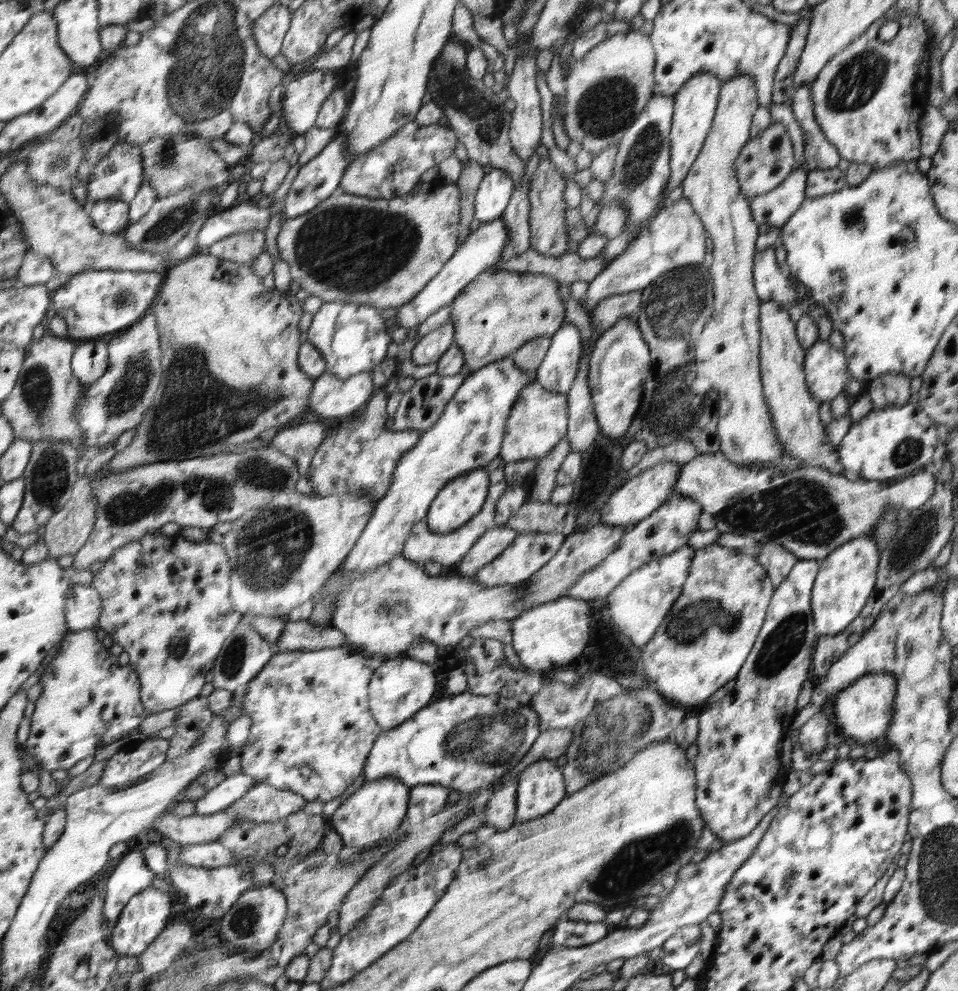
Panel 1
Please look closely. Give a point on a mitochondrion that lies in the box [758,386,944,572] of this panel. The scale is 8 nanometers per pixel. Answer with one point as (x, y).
(910, 449)

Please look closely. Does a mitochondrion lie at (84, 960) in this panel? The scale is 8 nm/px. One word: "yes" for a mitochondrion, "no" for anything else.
no

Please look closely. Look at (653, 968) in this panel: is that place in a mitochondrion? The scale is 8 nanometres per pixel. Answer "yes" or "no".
no

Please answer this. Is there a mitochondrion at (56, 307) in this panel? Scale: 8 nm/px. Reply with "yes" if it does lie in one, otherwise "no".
no

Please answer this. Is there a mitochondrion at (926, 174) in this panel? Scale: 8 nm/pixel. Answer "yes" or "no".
no

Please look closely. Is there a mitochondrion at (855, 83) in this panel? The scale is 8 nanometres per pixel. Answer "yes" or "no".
yes

